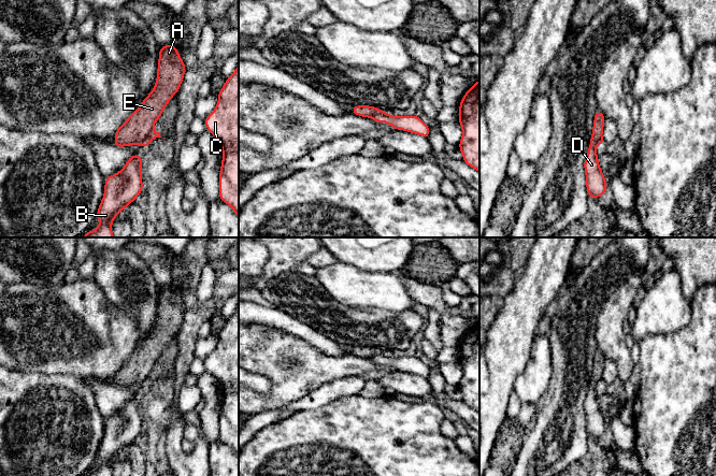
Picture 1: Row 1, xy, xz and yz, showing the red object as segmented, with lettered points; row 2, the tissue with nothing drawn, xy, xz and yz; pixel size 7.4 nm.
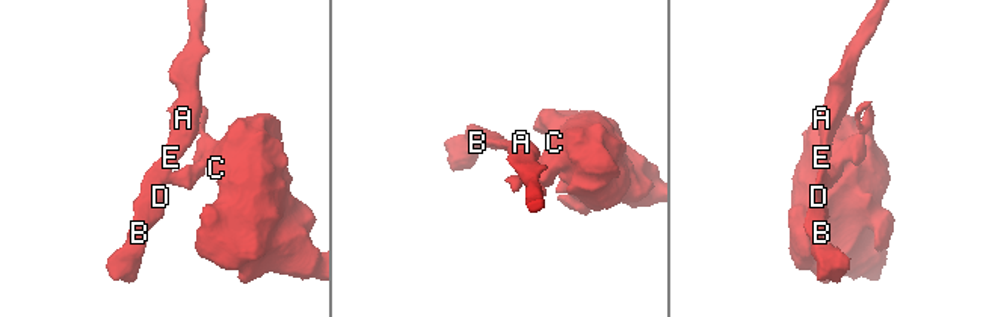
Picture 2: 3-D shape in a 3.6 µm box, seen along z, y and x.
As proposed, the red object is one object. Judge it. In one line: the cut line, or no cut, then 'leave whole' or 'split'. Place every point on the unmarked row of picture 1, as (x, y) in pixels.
cut xy (152, 373), (139, 383); split

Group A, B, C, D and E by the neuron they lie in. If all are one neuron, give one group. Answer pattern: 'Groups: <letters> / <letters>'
Groups: A B D E / C

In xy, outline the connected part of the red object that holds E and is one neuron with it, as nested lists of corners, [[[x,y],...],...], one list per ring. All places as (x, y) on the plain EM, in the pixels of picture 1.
[[[170,284],[159,288],[155,328],[143,340],[141,347],[115,372],[114,387],[135,386],[145,381],[154,373],[156,361],[161,358],[171,338],[178,334],[186,309],[176,287]]]

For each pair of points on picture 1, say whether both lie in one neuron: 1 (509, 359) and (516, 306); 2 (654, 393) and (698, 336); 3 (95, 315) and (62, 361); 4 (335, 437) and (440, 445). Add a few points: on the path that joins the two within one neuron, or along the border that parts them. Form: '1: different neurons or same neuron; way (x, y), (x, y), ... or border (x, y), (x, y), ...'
1: same neuron; way (509, 346), (509, 339), (514, 330), (516, 319)
2: same neuron; way (668, 379), (697, 350)
3: same neuron; way (86, 327), (83, 337), (72, 349)
4: same neuron; way (361, 447), (414, 447)

